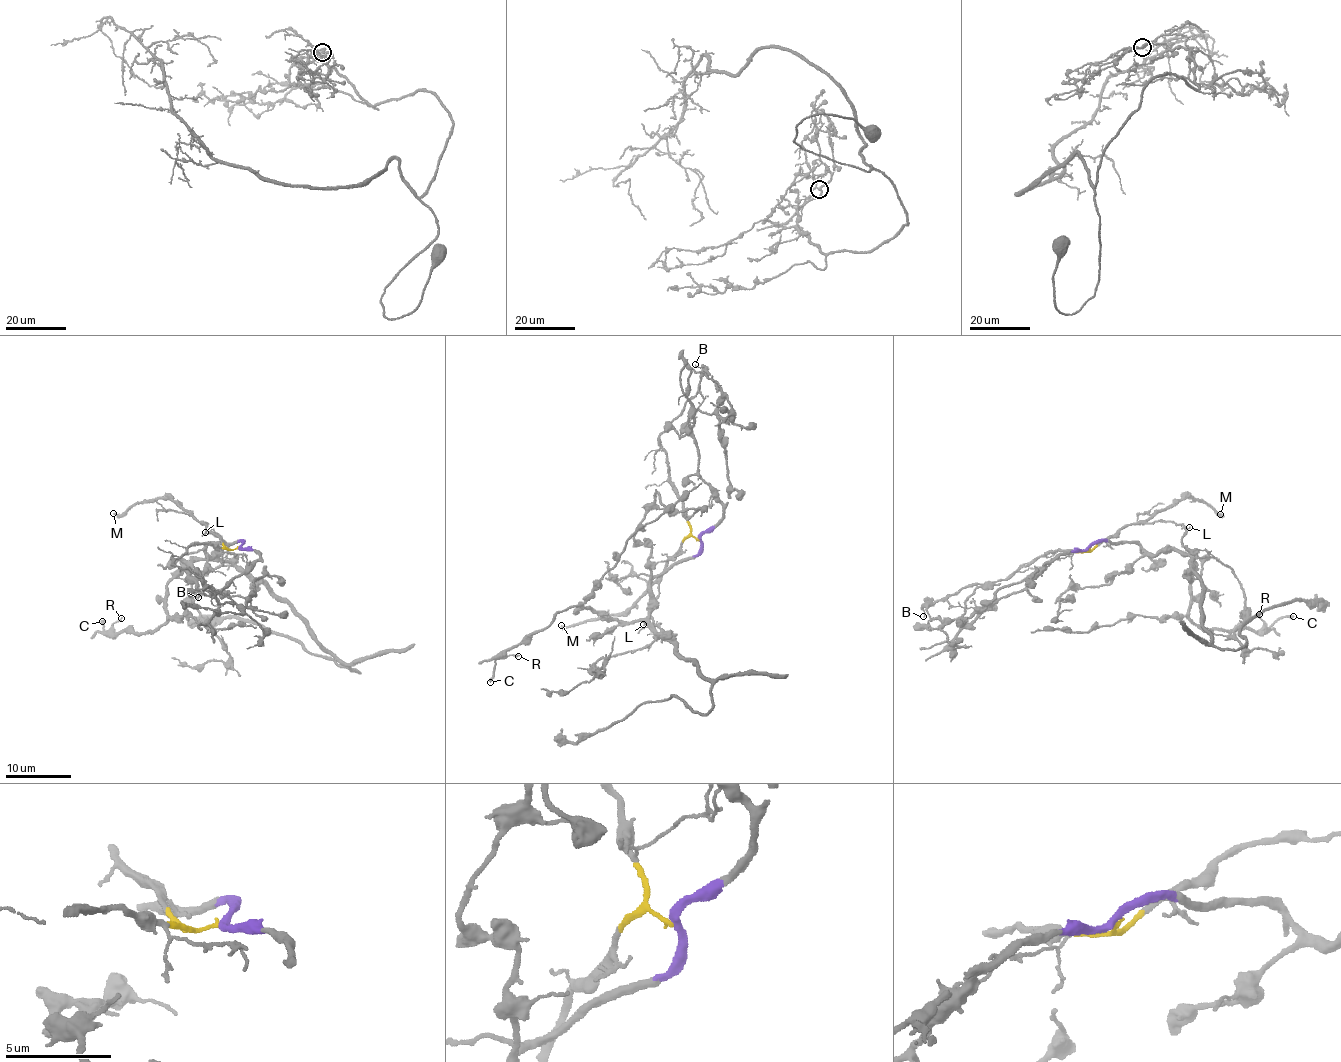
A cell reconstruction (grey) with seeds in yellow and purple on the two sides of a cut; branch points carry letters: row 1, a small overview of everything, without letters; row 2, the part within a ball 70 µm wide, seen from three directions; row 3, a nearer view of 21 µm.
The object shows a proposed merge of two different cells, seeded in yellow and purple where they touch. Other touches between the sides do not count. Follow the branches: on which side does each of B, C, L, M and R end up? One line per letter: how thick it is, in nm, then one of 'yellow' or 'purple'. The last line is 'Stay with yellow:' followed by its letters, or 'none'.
B: 100 nm | yellow
C: 340 nm | purple
L: 100 nm | yellow
M: 280 nm | yellow
R: 170 nm | purple
Stay with yellow: B, L, M

